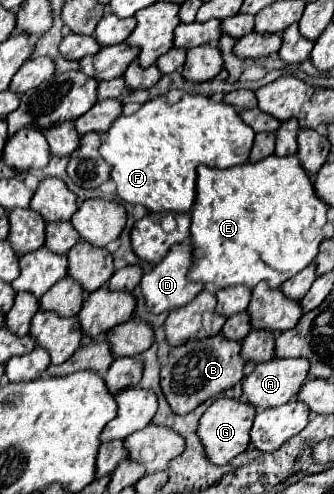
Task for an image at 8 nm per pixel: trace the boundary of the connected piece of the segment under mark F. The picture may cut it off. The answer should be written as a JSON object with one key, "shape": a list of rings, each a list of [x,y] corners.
{"shape":[[[164,95],[146,101],[132,115],[120,115],[112,127],[102,135],[102,157],[112,165],[112,179],[116,183],[122,201],[132,205],[144,205],[148,211],[160,213],[186,213],[194,205],[196,195],[196,167],[210,165],[218,169],[234,167],[248,161],[254,129],[246,125],[232,105],[214,103],[206,95],[184,95],[178,103],[170,105]]]}

